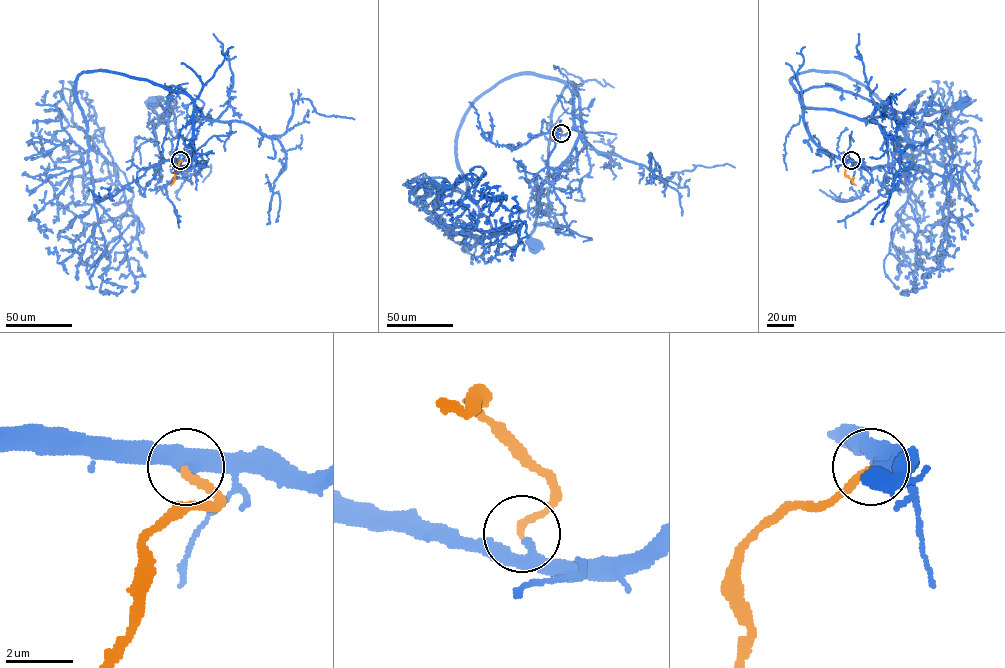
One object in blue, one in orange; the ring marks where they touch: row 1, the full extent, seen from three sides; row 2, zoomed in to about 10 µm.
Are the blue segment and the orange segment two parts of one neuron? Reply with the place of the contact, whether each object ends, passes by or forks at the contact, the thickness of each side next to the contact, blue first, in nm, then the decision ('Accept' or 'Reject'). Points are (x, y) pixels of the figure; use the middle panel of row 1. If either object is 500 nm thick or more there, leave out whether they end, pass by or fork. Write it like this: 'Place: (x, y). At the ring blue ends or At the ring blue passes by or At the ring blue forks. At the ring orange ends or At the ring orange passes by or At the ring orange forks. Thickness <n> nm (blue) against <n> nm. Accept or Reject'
Place: (561, 133). At the ring blue passes by. At the ring orange ends. Thickness 280 nm (blue) against 220 nm. Accept

